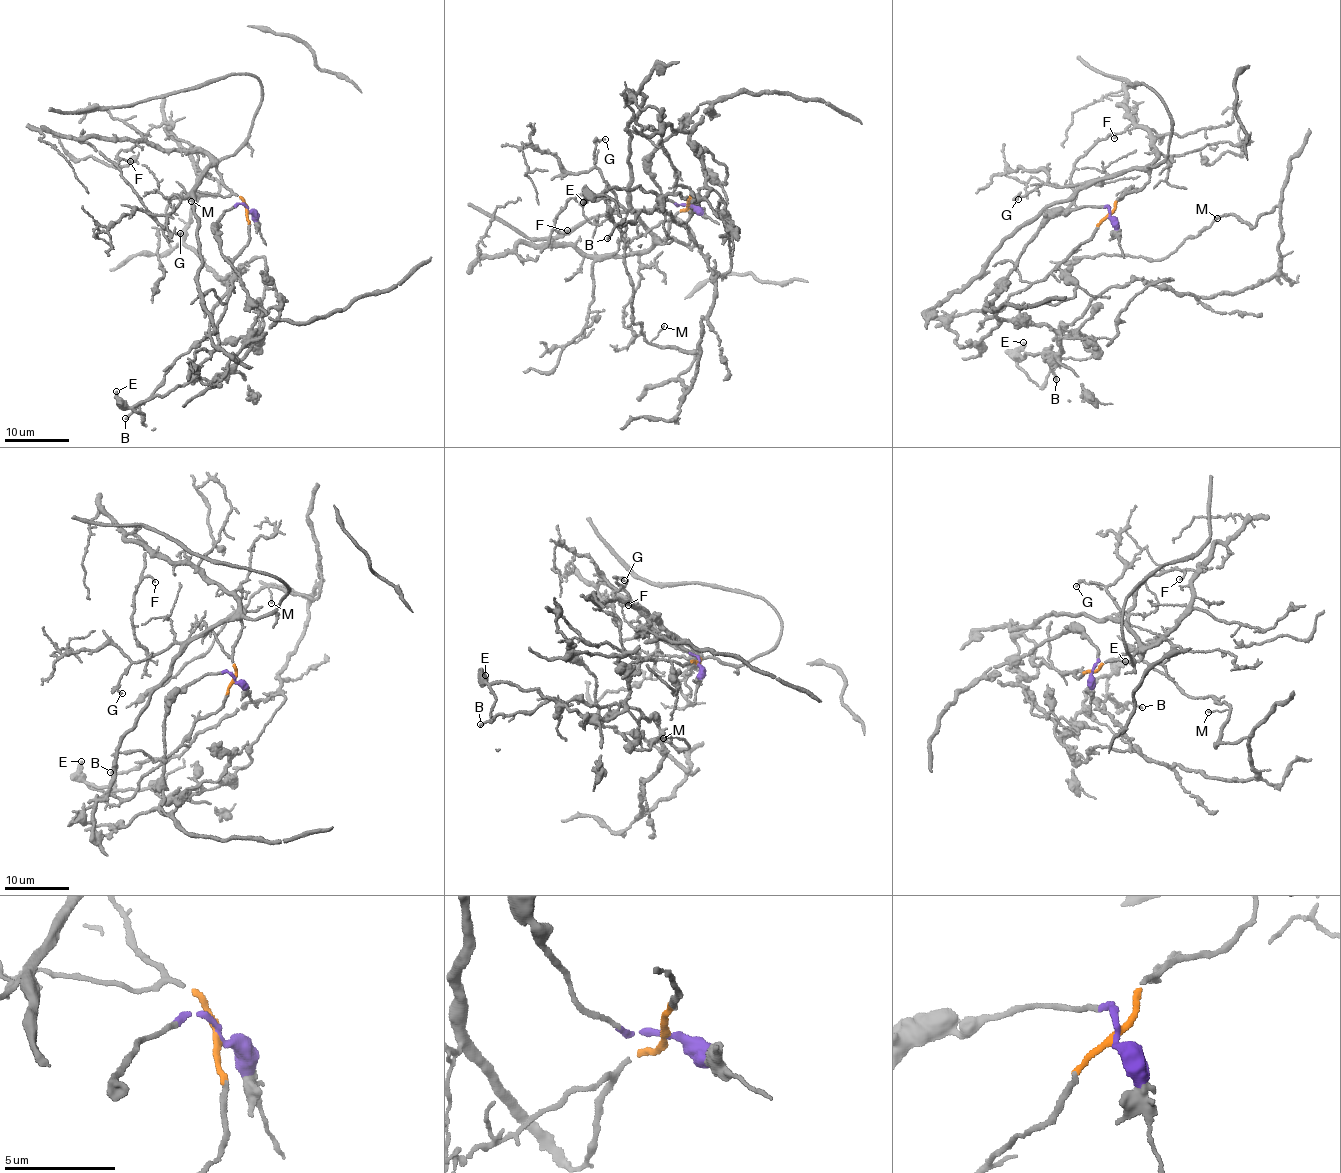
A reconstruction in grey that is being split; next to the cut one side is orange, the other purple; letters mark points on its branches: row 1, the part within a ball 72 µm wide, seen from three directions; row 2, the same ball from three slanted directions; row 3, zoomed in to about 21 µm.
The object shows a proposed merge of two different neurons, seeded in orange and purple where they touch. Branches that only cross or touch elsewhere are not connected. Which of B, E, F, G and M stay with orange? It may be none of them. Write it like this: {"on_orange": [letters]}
{"on_orange": ["F", "G"]}

